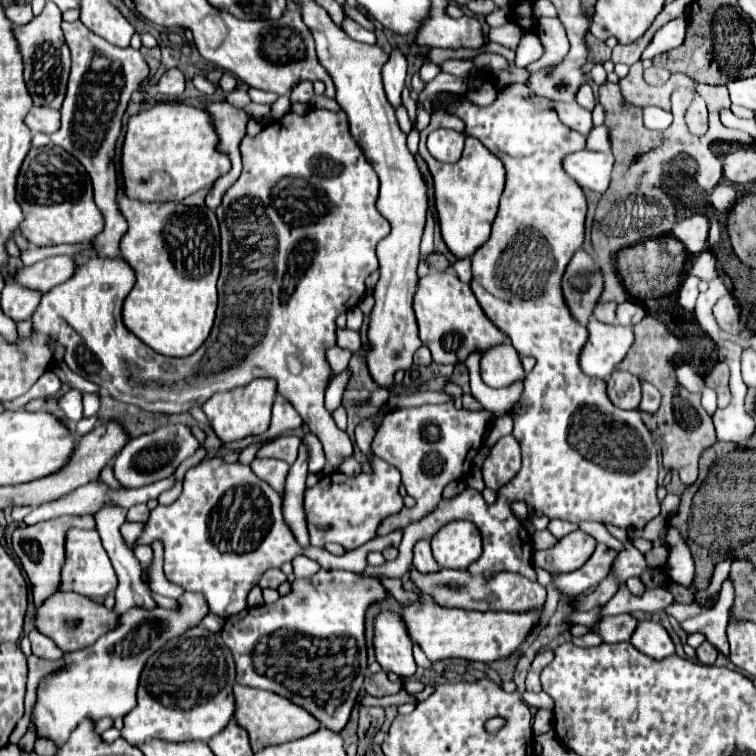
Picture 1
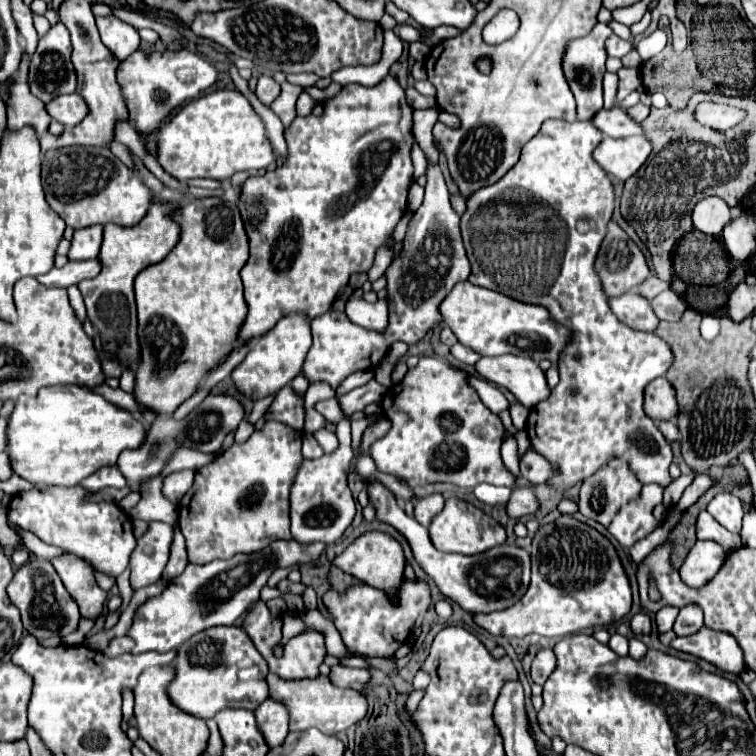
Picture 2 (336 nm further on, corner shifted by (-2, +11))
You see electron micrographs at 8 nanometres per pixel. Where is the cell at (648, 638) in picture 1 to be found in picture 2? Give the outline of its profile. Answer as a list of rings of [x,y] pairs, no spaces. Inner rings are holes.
[[[639,612],[631,618],[631,630],[637,634],[637,636],[645,636],[645,634],[651,634],[651,618],[645,614],[645,612]]]

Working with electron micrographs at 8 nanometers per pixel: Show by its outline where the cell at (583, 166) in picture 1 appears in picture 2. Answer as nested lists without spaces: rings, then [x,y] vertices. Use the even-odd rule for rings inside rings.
[[[605,136],[601,144],[593,150],[595,162],[611,176],[619,180],[631,178],[651,154],[651,144],[643,136],[609,138]]]

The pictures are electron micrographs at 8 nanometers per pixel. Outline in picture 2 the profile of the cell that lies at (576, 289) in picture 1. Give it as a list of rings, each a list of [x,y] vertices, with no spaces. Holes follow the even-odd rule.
[[[609,222],[609,228],[607,228],[607,236],[603,238],[603,244],[597,252],[597,260],[595,260],[595,272],[603,284],[603,292],[611,298],[611,296],[621,296],[629,290],[633,290],[635,286],[639,286],[645,278],[651,276],[651,270],[645,262],[645,256],[641,252],[641,248],[629,240],[629,236],[615,224],[615,222]]]

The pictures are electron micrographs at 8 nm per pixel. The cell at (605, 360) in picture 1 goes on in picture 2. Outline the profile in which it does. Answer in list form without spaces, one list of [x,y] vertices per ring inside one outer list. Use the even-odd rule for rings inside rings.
[[[627,292],[623,296],[609,298],[609,308],[619,318],[619,322],[627,324],[633,330],[653,332],[659,324],[659,320],[651,312],[649,302],[635,292]]]

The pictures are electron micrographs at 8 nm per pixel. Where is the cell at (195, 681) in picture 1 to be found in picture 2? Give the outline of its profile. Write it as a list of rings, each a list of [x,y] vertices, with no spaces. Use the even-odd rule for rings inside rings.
[[[235,624],[207,628],[183,642],[177,650],[173,668],[175,678],[167,686],[167,694],[177,708],[183,708],[183,712],[195,718],[209,720],[223,708],[255,710],[269,698],[265,682],[269,674],[267,662],[257,652],[247,632]]]

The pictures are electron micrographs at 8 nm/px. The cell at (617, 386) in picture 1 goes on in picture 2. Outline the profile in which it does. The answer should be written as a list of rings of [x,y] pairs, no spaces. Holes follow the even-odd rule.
[[[655,378],[651,384],[645,388],[645,414],[653,420],[669,420],[677,416],[677,400],[675,400],[675,390],[665,378]]]

